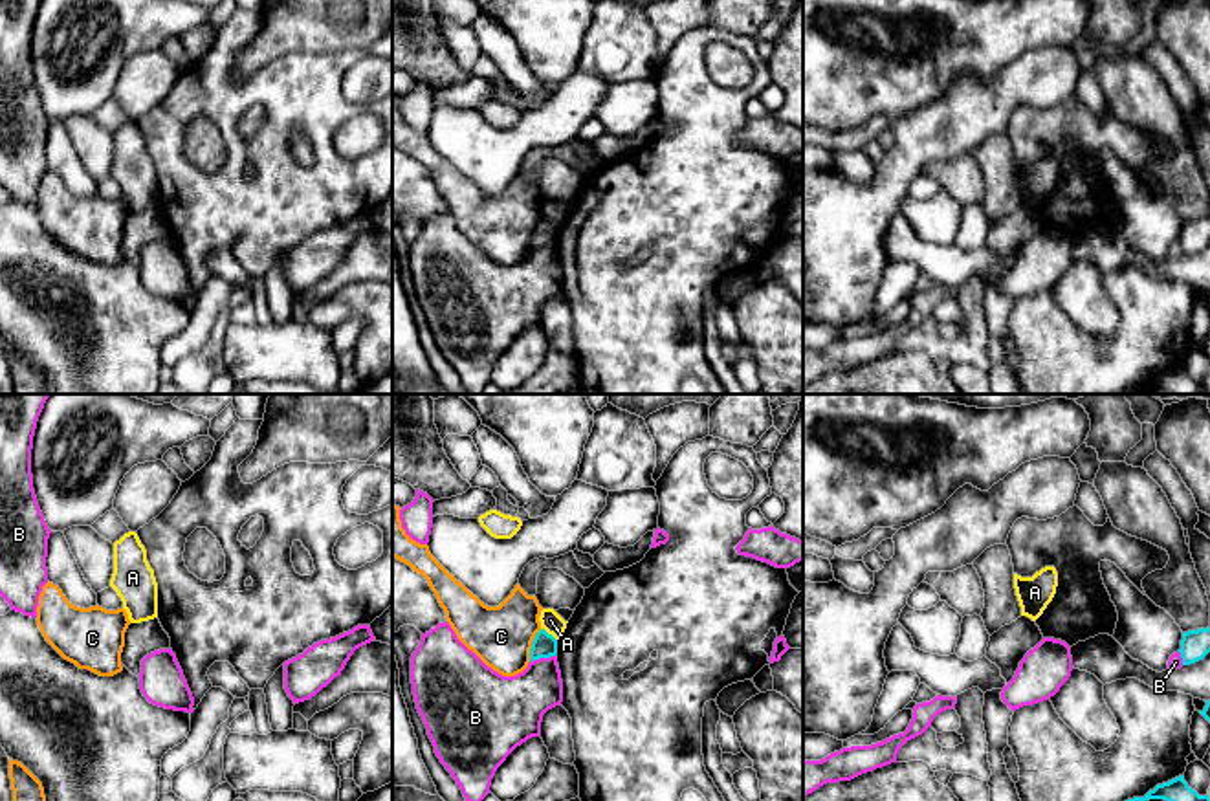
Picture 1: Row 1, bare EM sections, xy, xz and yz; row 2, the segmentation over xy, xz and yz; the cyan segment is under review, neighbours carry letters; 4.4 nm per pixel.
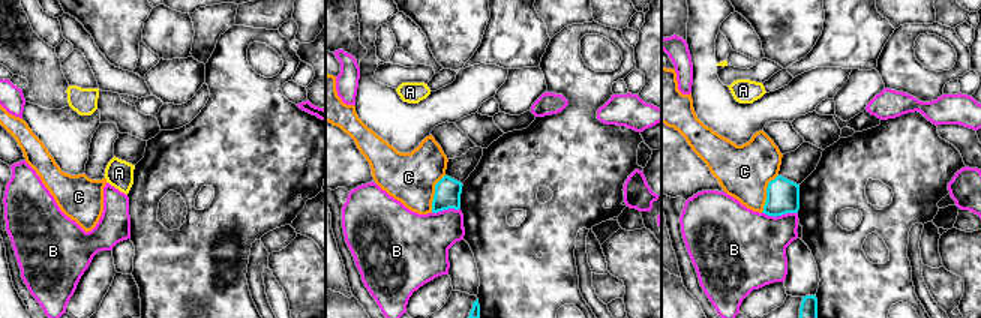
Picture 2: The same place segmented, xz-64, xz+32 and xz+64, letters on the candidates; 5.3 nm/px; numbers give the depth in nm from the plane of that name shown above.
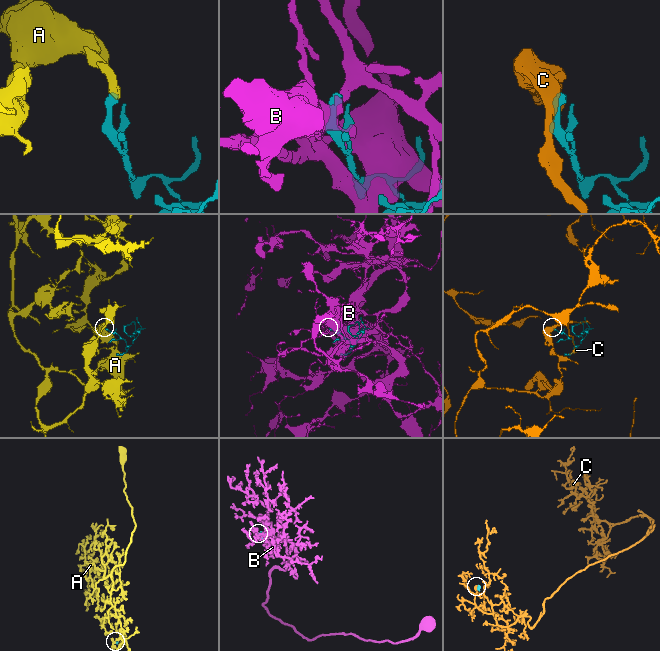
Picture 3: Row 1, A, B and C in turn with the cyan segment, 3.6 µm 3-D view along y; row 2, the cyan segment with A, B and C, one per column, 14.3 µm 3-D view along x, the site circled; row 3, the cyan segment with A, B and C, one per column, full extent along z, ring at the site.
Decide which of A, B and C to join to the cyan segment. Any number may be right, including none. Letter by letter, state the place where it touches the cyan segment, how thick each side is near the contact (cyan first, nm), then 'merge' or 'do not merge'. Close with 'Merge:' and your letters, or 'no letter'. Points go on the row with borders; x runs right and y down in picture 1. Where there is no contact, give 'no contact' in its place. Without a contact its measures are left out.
A: contact xz (547, 633); calibres 110 and 90 nm; do not merge
B: contact xz (541, 657); calibres 110 and 260 nm; do not merge
C: contact xz (532, 646); calibres 110 and 280 nm; do not merge
Merge: no letter

